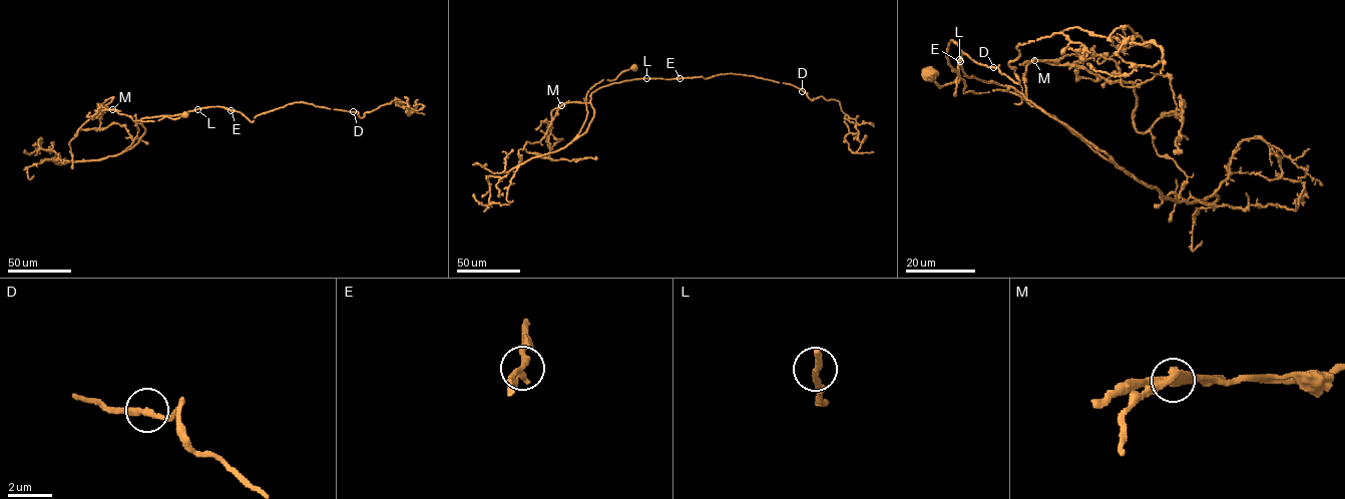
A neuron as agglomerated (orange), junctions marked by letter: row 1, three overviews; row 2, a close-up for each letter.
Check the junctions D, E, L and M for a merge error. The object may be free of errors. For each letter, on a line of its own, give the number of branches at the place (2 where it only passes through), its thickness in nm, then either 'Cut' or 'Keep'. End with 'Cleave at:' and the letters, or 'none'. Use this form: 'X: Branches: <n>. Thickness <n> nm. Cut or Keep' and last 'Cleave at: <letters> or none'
D: Branches: 2. Thickness 240 nm. Keep
E: Branches: 2. Thickness 300 nm. Keep
L: Branches: 2. Thickness 220 nm. Keep
M: Branches: 2. Thickness 500 nm. Cut
Cleave at: M

